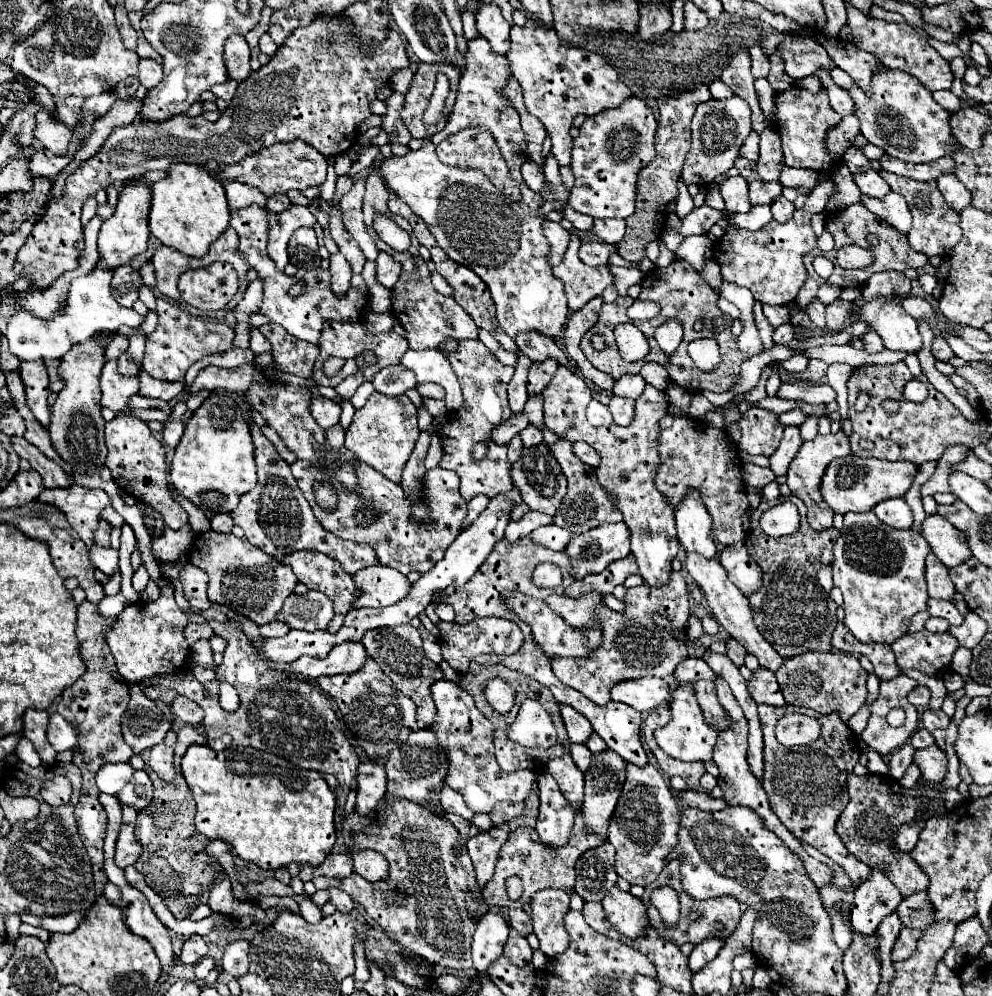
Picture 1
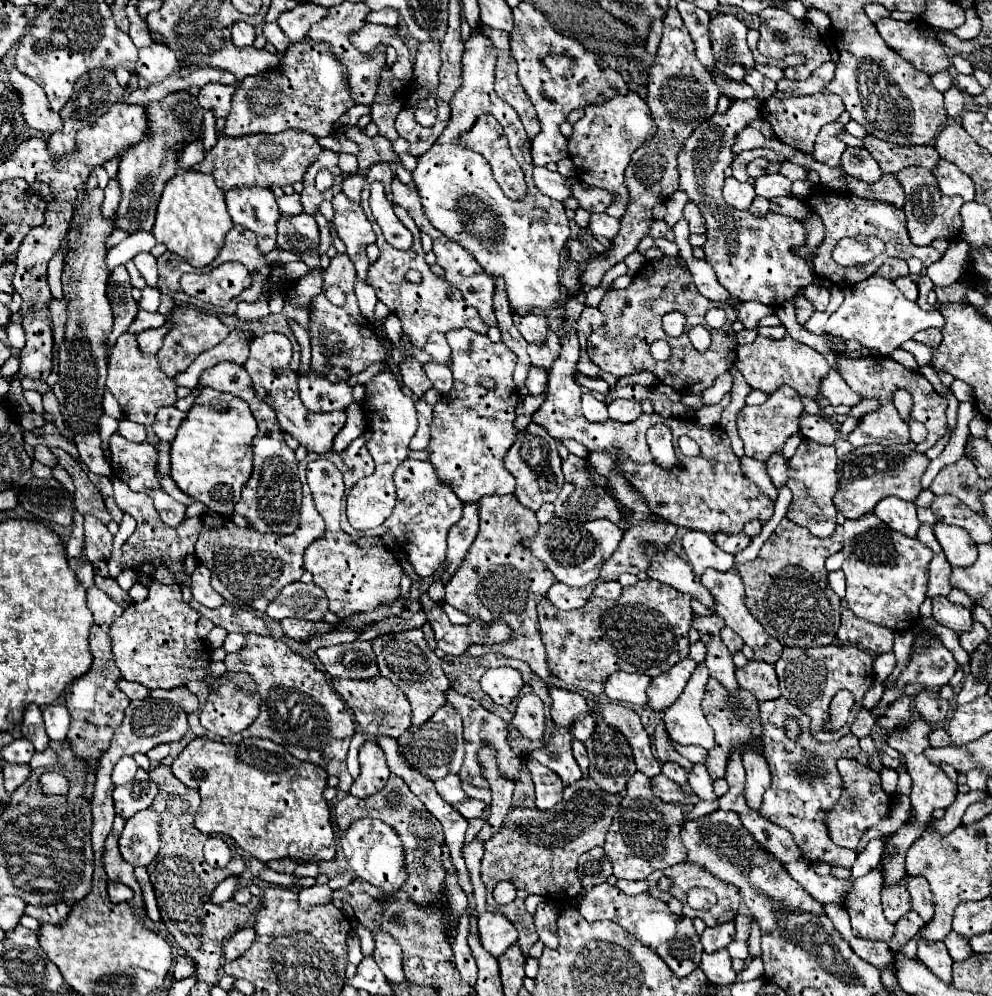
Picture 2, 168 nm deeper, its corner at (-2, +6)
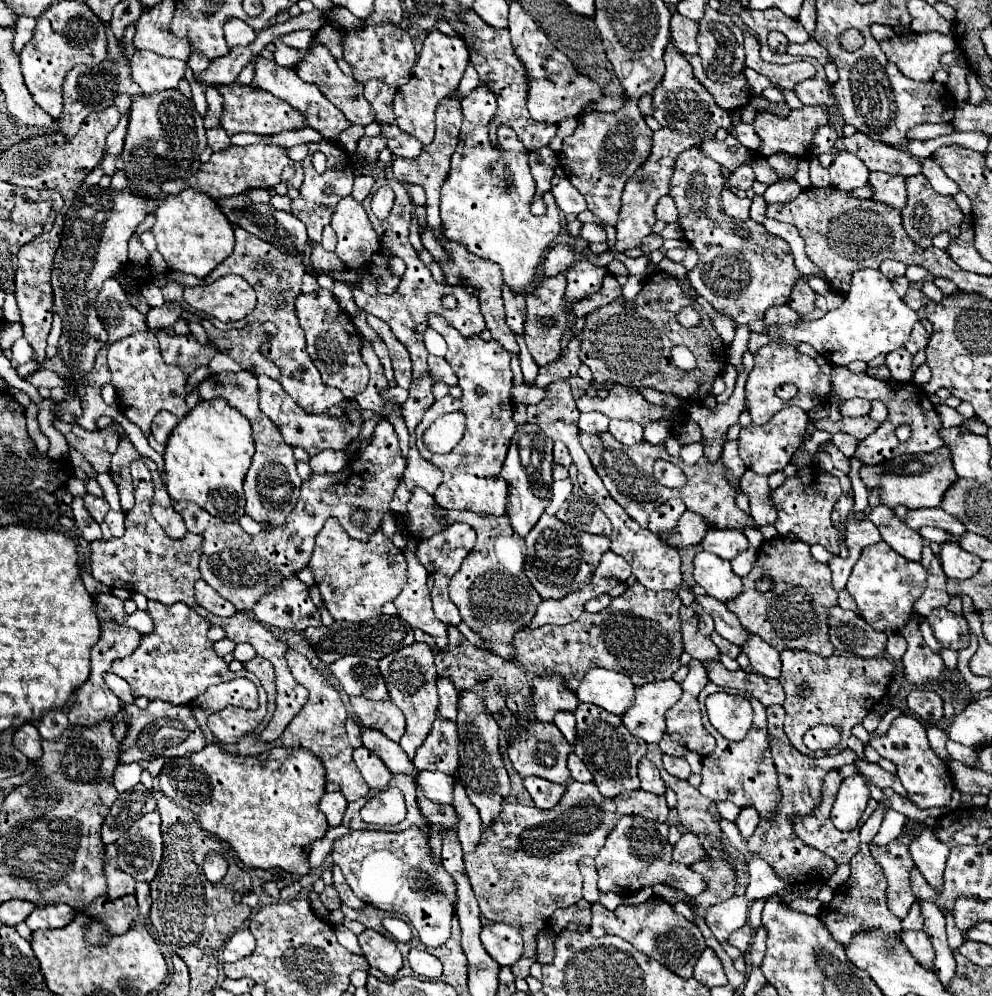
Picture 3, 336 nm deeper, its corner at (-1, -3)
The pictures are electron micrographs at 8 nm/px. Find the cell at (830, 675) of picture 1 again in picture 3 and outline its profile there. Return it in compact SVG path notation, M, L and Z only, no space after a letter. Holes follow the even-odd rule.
M783 650L781 652L783 668L779 682L787 694L785 698L785 734L789 742L807 756L829 756L847 748L851 728L861 724L867 712L877 706L889 692L889 684L895 680L897 664L889 658L847 658L847 656L829 656L821 658L807 650ZM827 724L839 728L841 742L831 750L811 752L803 744L803 736L809 728Z

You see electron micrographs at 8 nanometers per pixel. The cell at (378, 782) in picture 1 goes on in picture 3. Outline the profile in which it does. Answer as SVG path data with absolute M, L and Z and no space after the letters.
M359 746L353 750L353 762L357 764L361 776L365 778L365 782L369 784L369 788L387 788L389 780L391 780L391 772L389 768L383 764L383 760L379 760L379 756L375 756L371 750Z

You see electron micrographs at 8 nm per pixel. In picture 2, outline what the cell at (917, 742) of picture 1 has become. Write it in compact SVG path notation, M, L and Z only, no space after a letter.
M934 729L934 731L930 731L928 739L930 739L930 745L932 745L932 747L948 747L948 745L950 745L948 733L946 733L944 729Z

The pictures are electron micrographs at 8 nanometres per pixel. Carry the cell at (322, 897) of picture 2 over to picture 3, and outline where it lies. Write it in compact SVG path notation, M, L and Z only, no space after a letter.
M327 886L323 892L321 892L321 902L327 910L337 910L341 906L341 900L339 900L339 894L335 890L335 886Z

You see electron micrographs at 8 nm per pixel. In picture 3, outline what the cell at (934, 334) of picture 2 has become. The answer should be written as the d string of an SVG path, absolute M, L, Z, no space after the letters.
M917 320L915 322L915 326L913 326L913 330L911 330L911 338L907 340L907 350L911 352L911 354L917 354L919 350L923 350L925 346L927 346L927 342L929 342L929 338L925 336L925 328L923 328L923 324Z

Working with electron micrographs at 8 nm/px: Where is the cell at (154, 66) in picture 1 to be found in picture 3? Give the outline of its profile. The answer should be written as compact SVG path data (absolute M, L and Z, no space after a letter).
M137 50L131 58L131 72L143 94L177 88L183 78L187 62L159 56L151 50Z

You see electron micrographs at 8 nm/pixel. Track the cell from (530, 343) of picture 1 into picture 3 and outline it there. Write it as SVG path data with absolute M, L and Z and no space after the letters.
M503 284L503 300L505 300L505 312L507 312L507 324L515 334L523 334L523 322L525 322L525 298L521 294L515 294L507 284Z

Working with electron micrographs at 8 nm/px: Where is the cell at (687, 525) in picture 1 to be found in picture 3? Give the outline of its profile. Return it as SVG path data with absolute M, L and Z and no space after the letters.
M699 552L695 556L695 582L705 588L707 596L719 602L729 602L743 592L741 578L731 570L731 564L711 552Z

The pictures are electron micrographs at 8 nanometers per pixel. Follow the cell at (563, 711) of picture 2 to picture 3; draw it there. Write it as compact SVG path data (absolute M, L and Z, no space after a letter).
M561 674L535 676L531 680L535 716L543 722L553 722L553 716L561 710L575 712L579 700L575 692L567 686Z

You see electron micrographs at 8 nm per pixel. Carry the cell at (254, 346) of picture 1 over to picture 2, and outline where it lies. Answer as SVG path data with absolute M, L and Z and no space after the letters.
M264 333L262 337L256 337L250 343L250 357L244 363L246 371L252 377L252 387L256 395L266 401L276 417L282 429L286 429L300 445L304 445L308 451L314 453L328 453L332 451L334 435L344 427L346 413L344 411L330 411L330 413L312 413L304 407L298 393L298 373L290 369L290 357L292 357L292 343L286 335L280 333Z

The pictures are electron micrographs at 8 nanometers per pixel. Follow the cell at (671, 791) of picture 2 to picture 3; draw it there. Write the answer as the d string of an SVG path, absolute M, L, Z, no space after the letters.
M571 782L559 800L559 804L551 810L539 810L535 806L523 806L523 804L511 804L503 802L501 812L497 818L493 818L491 826L481 830L479 844L473 852L463 854L465 862L465 872L469 876L469 884L477 896L481 914L491 920L491 922L507 922L509 926L517 928L523 936L525 942L525 952L519 962L511 966L515 978L527 978L529 968L535 962L537 954L537 934L547 928L551 914L557 908L567 908L575 904L581 896L581 872L577 868L577 862L583 856L595 856L599 848L603 846L605 838L609 832L615 828L621 816L643 816L655 822L665 822L669 814L669 808L665 804L665 796L651 796L651 792L643 790L633 790L633 792L623 792L615 798L605 798L593 782L581 784L581 782Z

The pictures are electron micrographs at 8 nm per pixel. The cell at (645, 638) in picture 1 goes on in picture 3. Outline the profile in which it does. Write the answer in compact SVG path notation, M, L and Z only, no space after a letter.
M635 582L633 586L627 588L625 594L611 598L611 604L597 614L583 612L579 620L565 626L543 626L539 630L525 628L515 632L511 642L513 658L531 674L541 676L541 674L557 672L565 676L569 688L573 690L577 690L579 680L585 676L585 672L589 672L595 666L623 672L633 680L635 686L645 682L655 682L655 680L667 680L681 666L679 656L683 654L683 646L681 646L681 628L679 628L679 608L681 608L681 600L675 592L669 592L669 590L655 592Z

